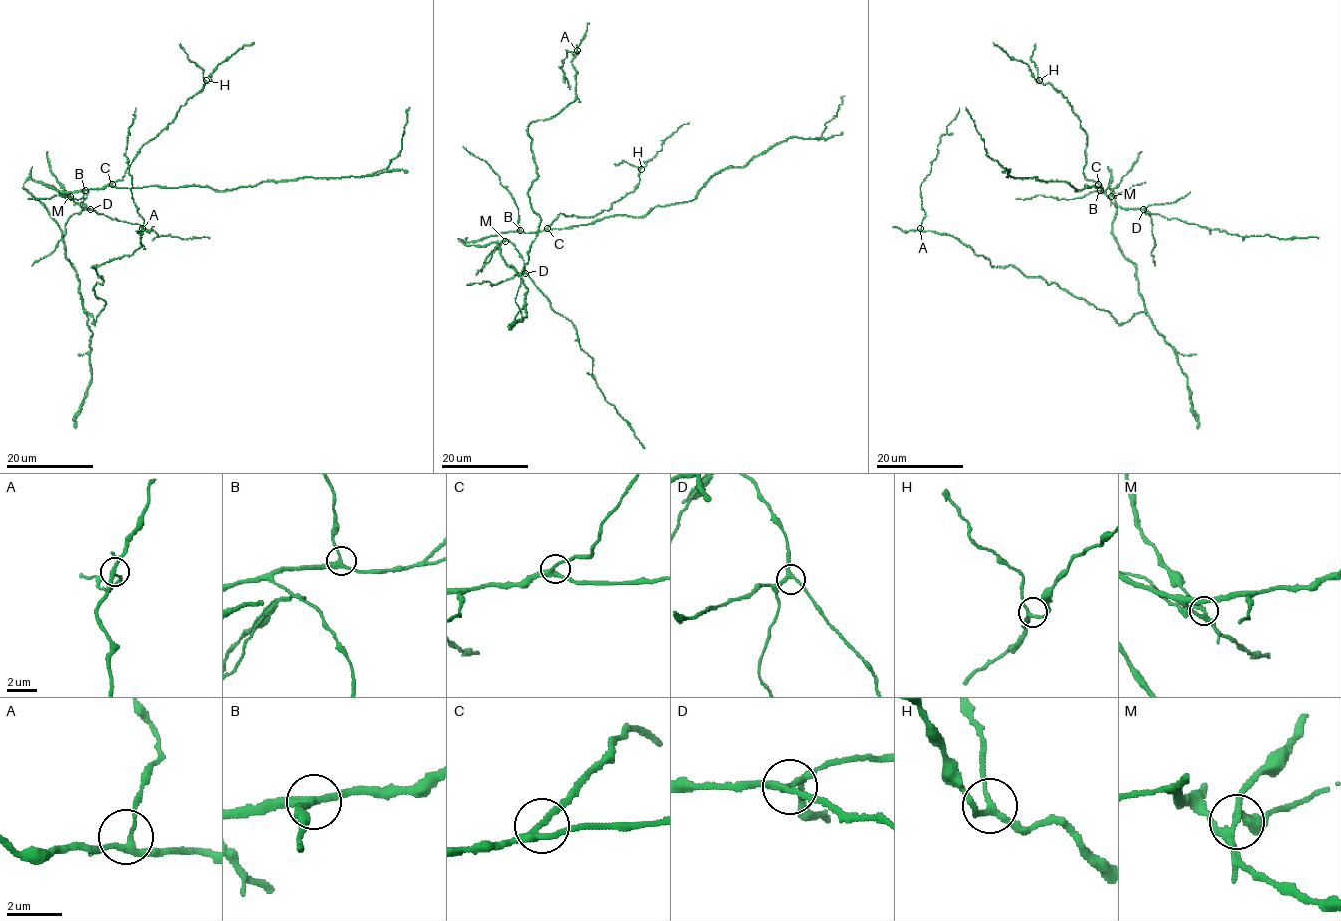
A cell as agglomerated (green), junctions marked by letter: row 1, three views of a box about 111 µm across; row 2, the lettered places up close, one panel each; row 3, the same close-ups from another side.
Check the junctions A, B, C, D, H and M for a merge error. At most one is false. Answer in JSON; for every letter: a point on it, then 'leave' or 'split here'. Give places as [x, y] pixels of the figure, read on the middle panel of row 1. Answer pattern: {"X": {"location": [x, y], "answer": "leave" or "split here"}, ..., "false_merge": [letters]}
{"A": {"location": [577, 50], "answer": "leave"}, "B": {"location": [520, 230], "answer": "leave"}, "C": {"location": [547, 228], "answer": "leave"}, "D": {"location": [525, 273], "answer": "leave"}, "H": {"location": [641, 169], "answer": "leave"}, "M": {"location": [505, 241], "answer": "split here"}, "false_merge": ["M"]}

